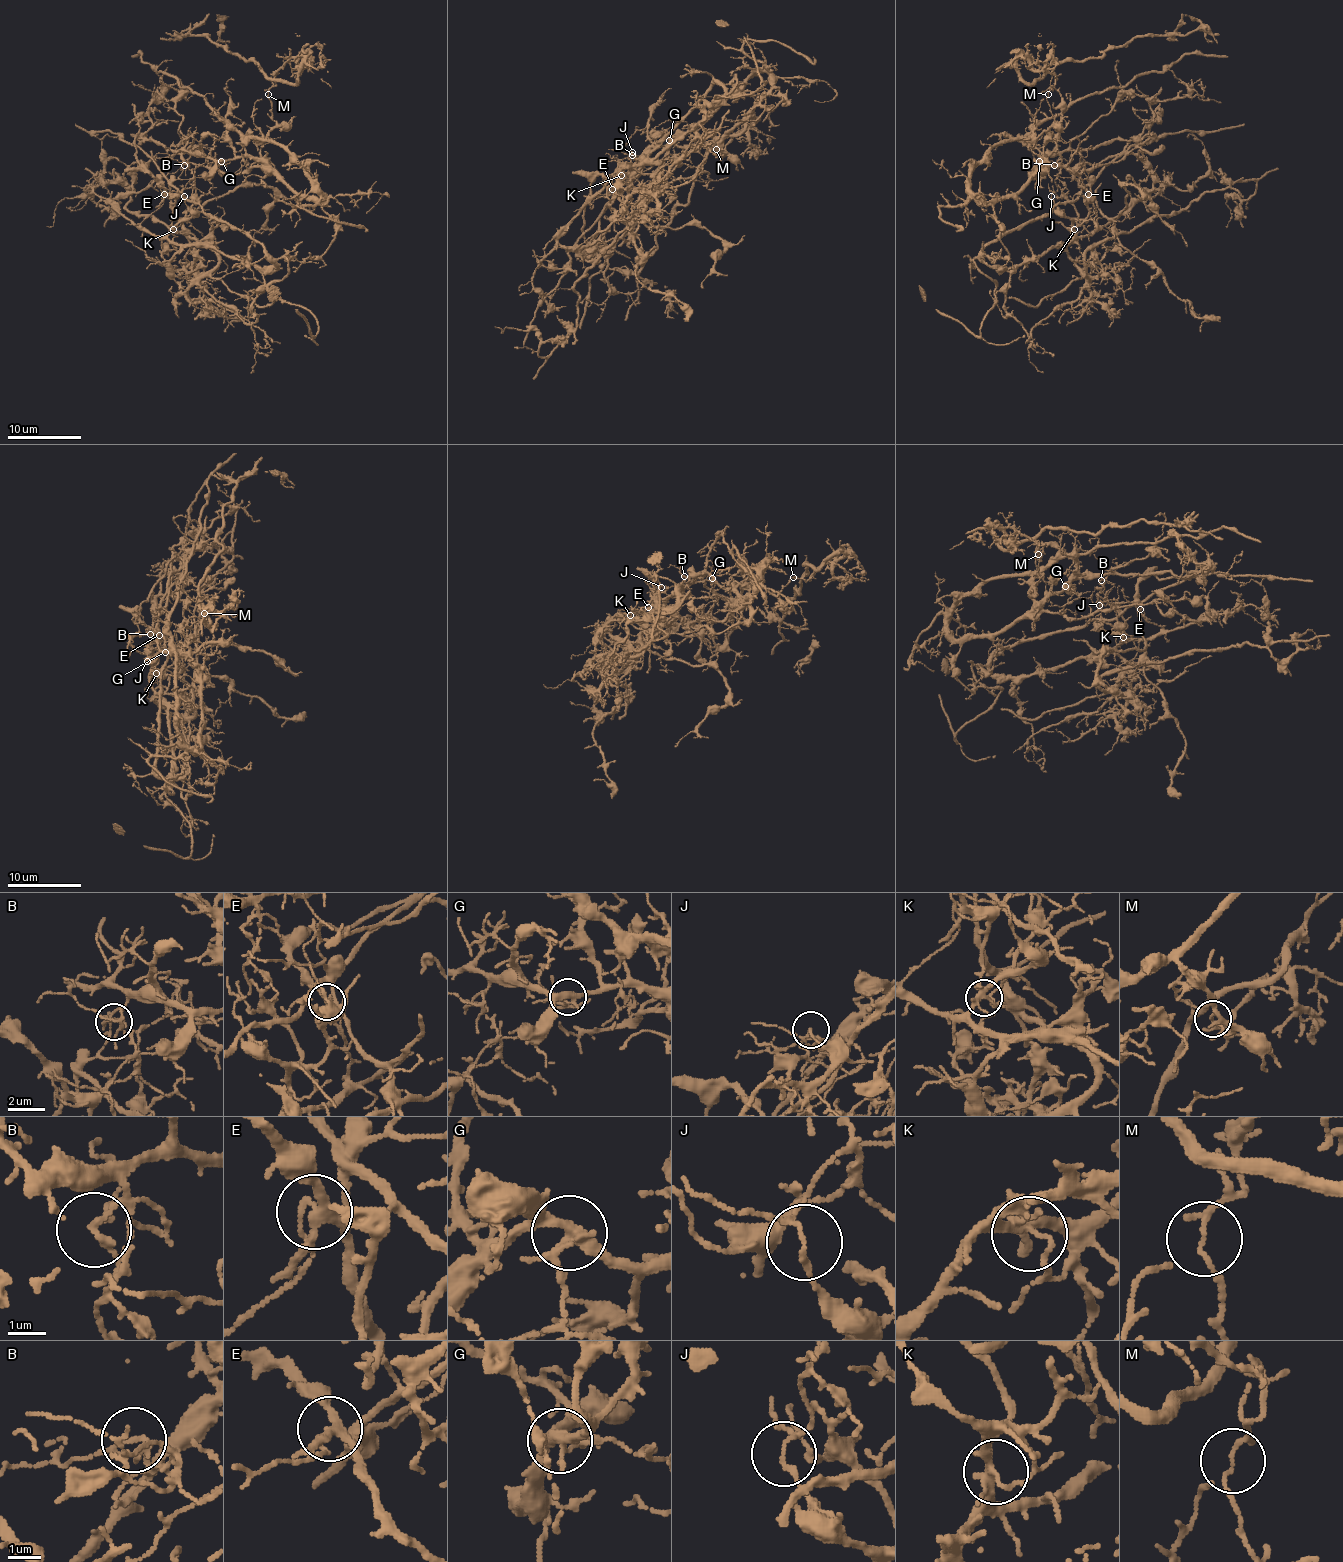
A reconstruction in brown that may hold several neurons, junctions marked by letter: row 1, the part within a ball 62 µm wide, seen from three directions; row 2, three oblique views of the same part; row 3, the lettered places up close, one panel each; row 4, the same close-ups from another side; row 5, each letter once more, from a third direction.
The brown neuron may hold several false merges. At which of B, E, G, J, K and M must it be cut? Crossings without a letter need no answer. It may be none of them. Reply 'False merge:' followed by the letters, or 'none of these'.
False merge: E, J, M

